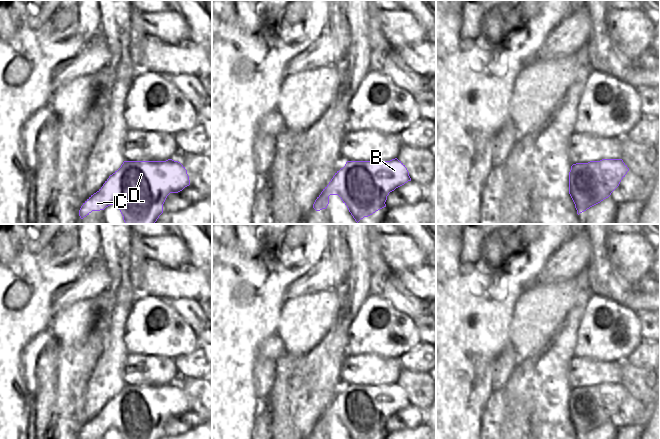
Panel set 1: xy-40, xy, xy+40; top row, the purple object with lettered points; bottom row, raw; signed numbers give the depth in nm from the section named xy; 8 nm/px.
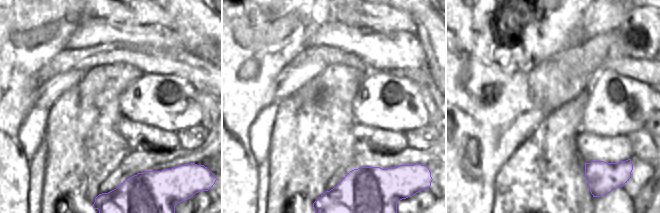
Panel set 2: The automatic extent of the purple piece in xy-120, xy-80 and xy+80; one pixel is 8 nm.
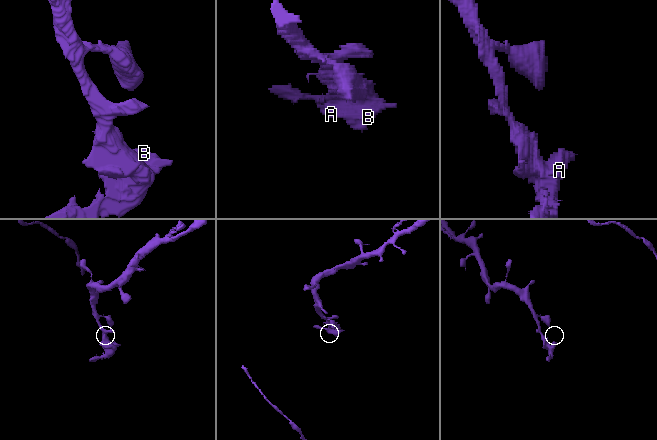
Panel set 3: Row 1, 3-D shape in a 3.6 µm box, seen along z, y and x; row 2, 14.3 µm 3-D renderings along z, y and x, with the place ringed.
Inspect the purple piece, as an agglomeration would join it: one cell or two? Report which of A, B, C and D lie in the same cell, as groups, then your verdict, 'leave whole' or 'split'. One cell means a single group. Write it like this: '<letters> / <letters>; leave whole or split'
A C / B D; split

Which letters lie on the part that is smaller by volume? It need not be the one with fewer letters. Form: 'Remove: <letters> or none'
Remove: B, D

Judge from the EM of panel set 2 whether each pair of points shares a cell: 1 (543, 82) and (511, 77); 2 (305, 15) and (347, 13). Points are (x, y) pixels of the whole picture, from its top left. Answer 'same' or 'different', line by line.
1: different
2: different

